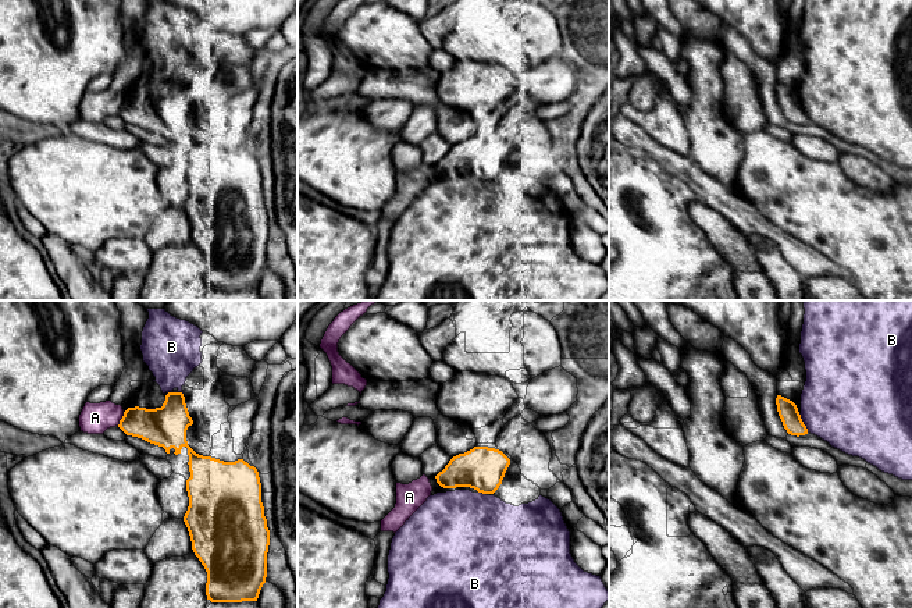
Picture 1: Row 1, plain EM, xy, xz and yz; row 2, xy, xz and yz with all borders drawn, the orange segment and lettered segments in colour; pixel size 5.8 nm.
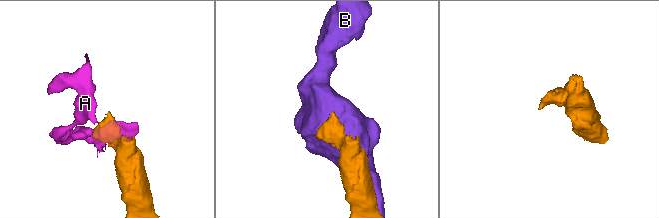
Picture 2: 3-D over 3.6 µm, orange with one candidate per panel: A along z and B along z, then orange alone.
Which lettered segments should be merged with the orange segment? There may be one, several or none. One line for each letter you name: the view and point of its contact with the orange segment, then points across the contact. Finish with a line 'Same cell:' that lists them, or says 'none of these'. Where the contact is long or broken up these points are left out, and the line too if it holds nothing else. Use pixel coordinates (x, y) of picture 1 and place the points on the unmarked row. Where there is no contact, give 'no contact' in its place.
Same cell: none of these

